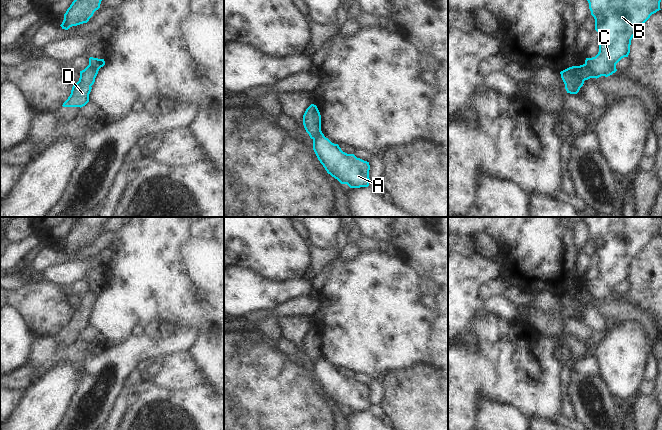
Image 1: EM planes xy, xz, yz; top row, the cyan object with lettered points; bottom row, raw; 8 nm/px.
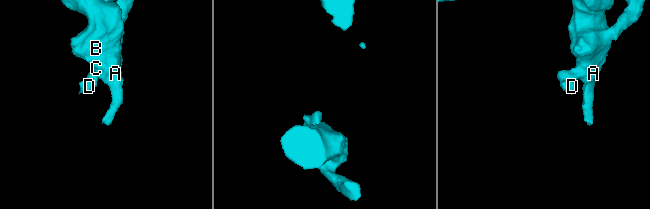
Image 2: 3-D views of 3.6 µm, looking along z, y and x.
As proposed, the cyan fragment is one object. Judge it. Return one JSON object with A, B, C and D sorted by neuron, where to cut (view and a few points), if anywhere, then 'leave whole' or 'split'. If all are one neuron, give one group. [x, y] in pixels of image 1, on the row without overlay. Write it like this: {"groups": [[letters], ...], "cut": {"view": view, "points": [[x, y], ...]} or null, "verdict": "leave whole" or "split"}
{"groups": [["A", "B", "C"], ["D"]], "cut": {"view": "yz", "points": [[585, 287], [598, 301]]}, "verdict": "split"}

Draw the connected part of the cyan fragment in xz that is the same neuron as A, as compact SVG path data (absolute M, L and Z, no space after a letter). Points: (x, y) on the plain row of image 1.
M323 357L313 364L313 374L327 397L341 408L347 408L350 412L369 410L369 386L343 376Z

